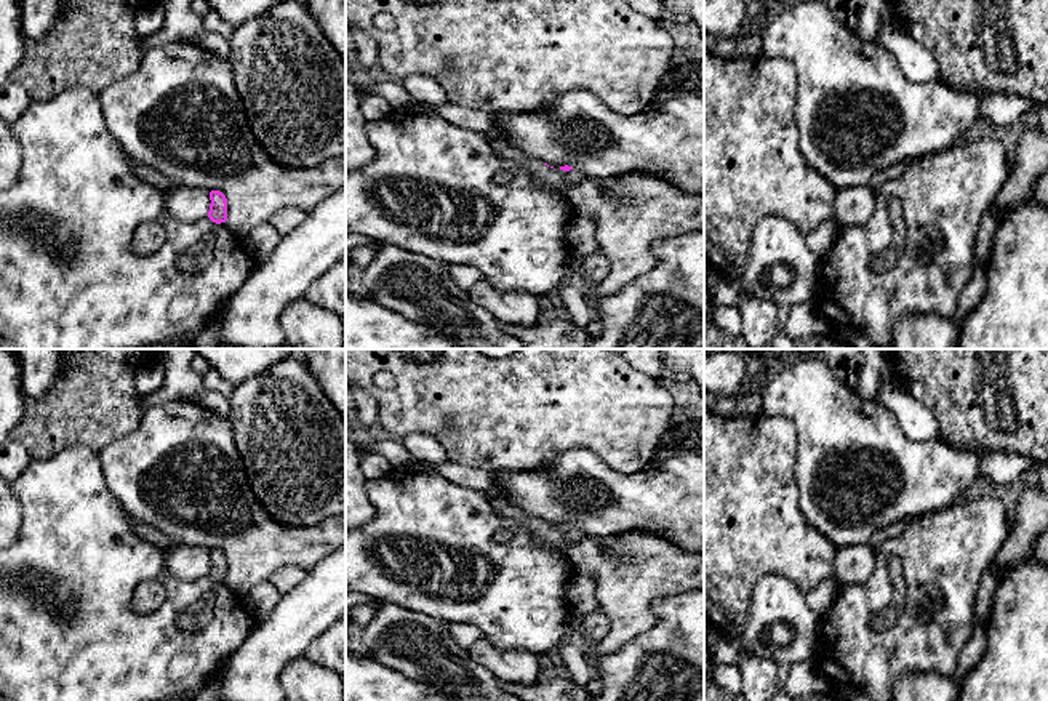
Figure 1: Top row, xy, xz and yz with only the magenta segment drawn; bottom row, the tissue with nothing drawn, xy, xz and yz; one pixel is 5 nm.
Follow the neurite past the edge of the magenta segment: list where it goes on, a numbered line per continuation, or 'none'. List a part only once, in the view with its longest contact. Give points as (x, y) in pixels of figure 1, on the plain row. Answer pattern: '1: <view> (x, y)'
1: xz (556, 538)

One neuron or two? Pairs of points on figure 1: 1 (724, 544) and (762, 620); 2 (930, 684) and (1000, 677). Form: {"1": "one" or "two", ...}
{"1": "two", "2": "two"}

